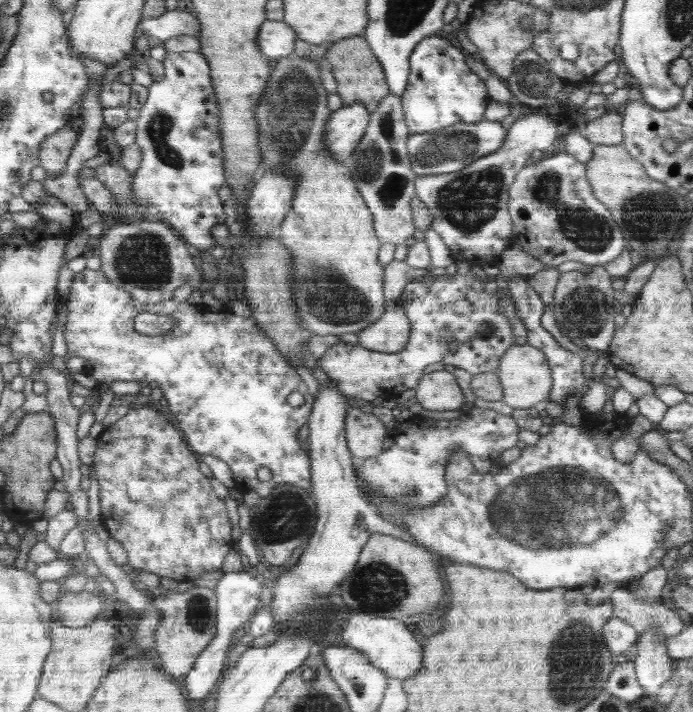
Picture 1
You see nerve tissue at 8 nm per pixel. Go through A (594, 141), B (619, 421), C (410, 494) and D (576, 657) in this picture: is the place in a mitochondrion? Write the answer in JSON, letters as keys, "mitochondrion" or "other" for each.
{"A":"other","B":"other","C":"mitochondrion","D":"mitochondrion"}

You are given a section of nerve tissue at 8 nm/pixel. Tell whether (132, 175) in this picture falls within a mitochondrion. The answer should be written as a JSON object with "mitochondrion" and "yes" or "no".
{"mitochondrion":"no"}

